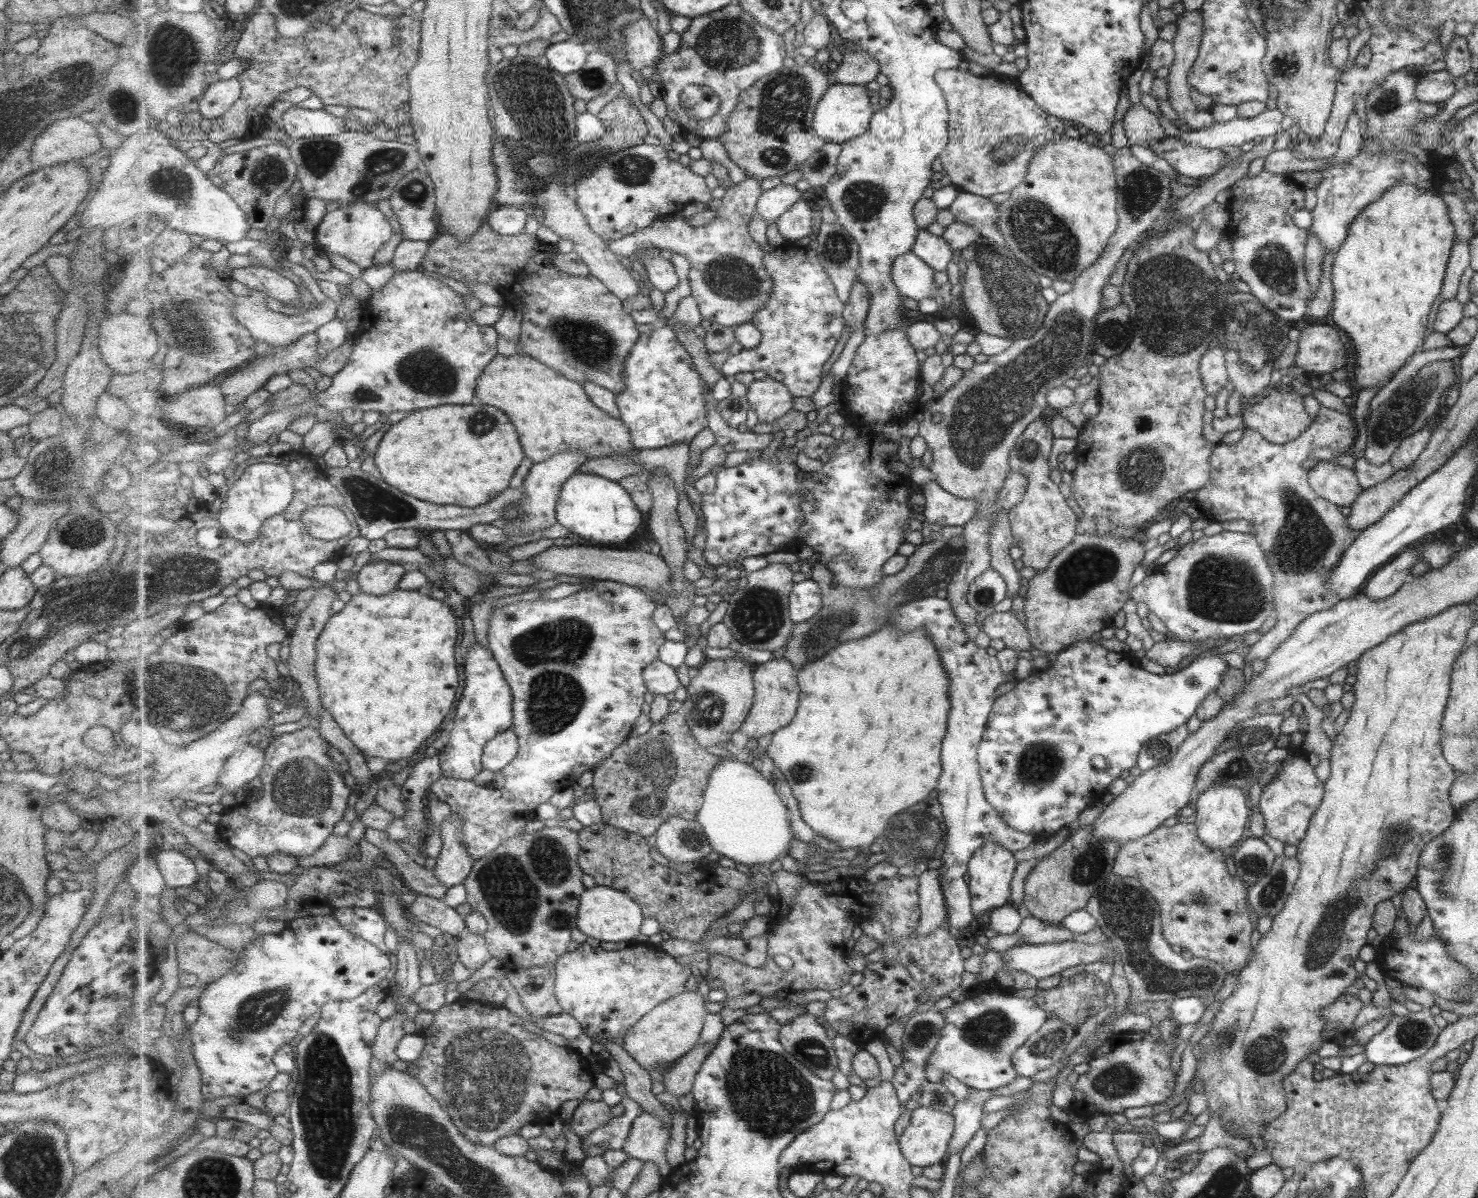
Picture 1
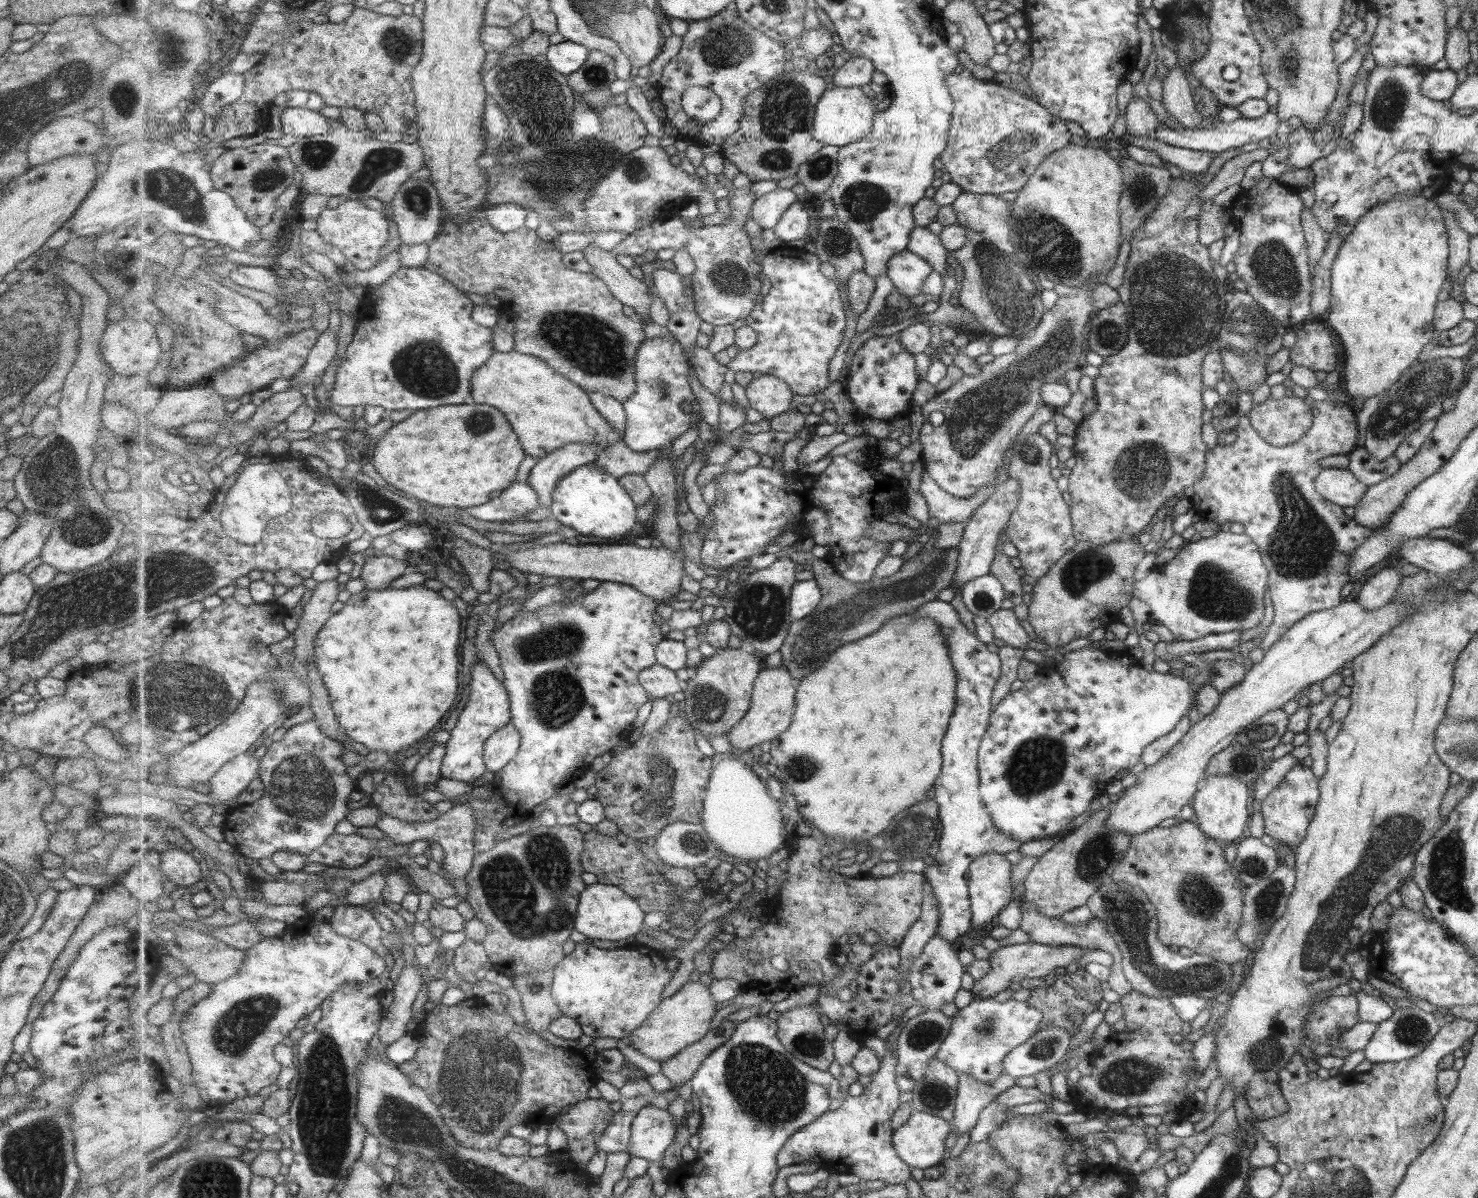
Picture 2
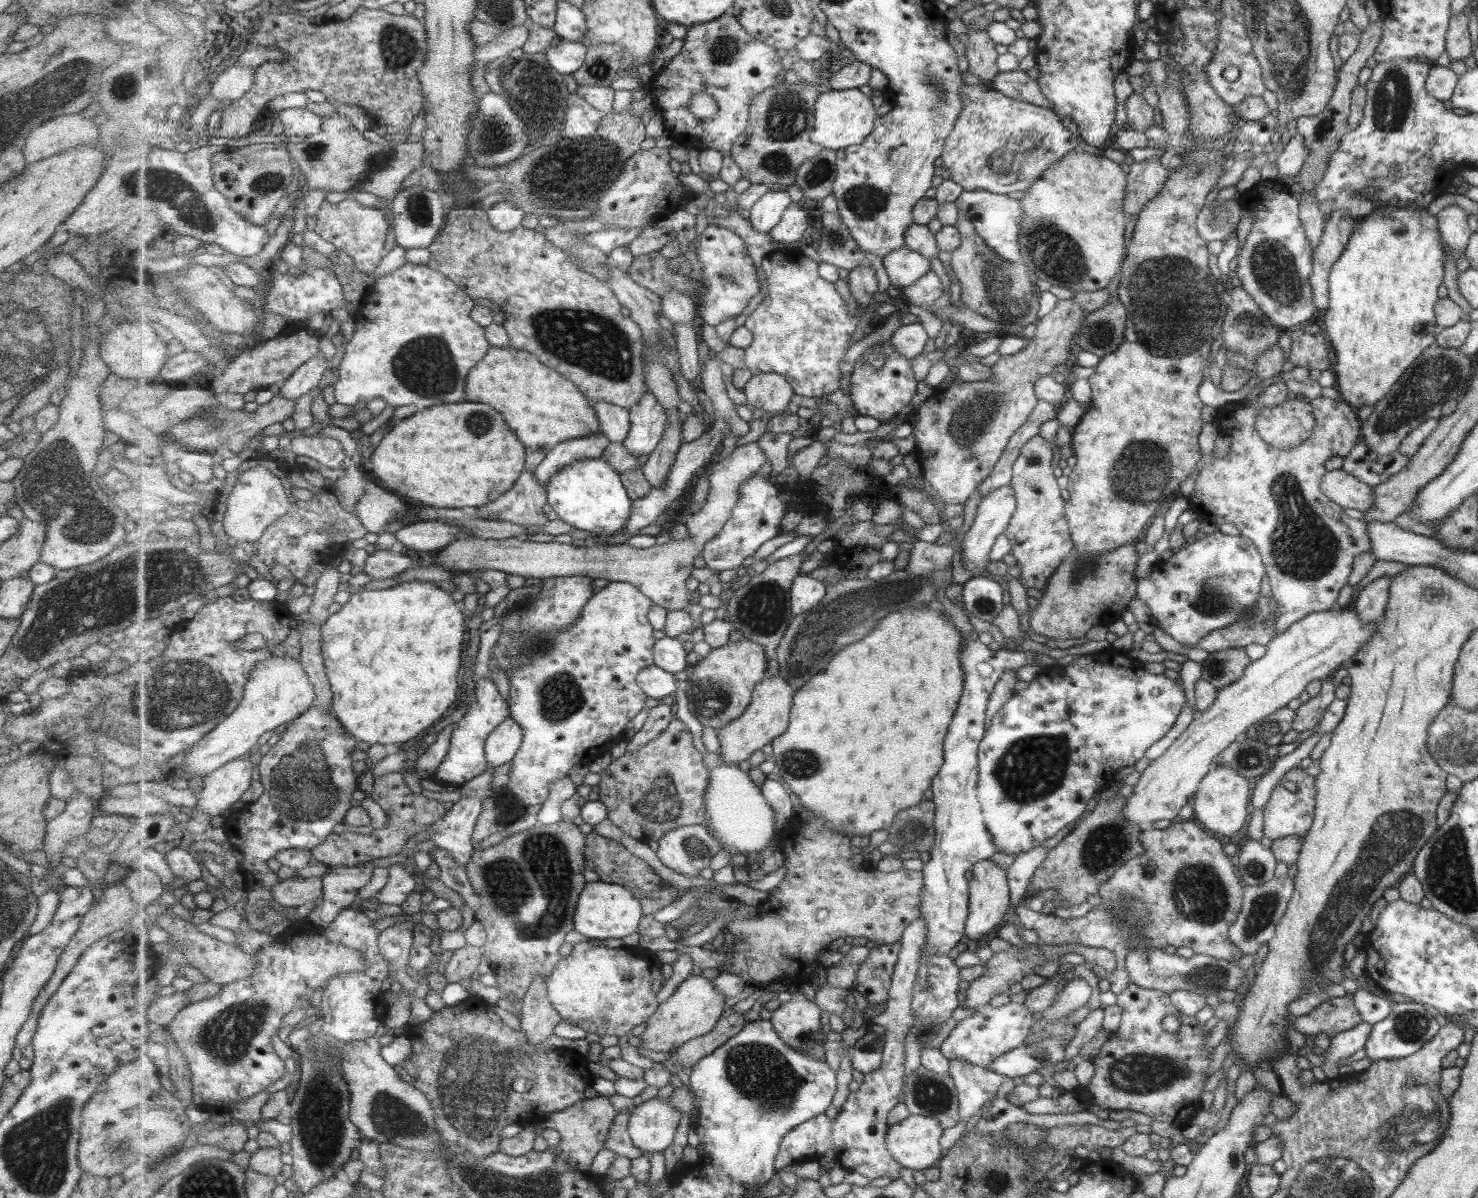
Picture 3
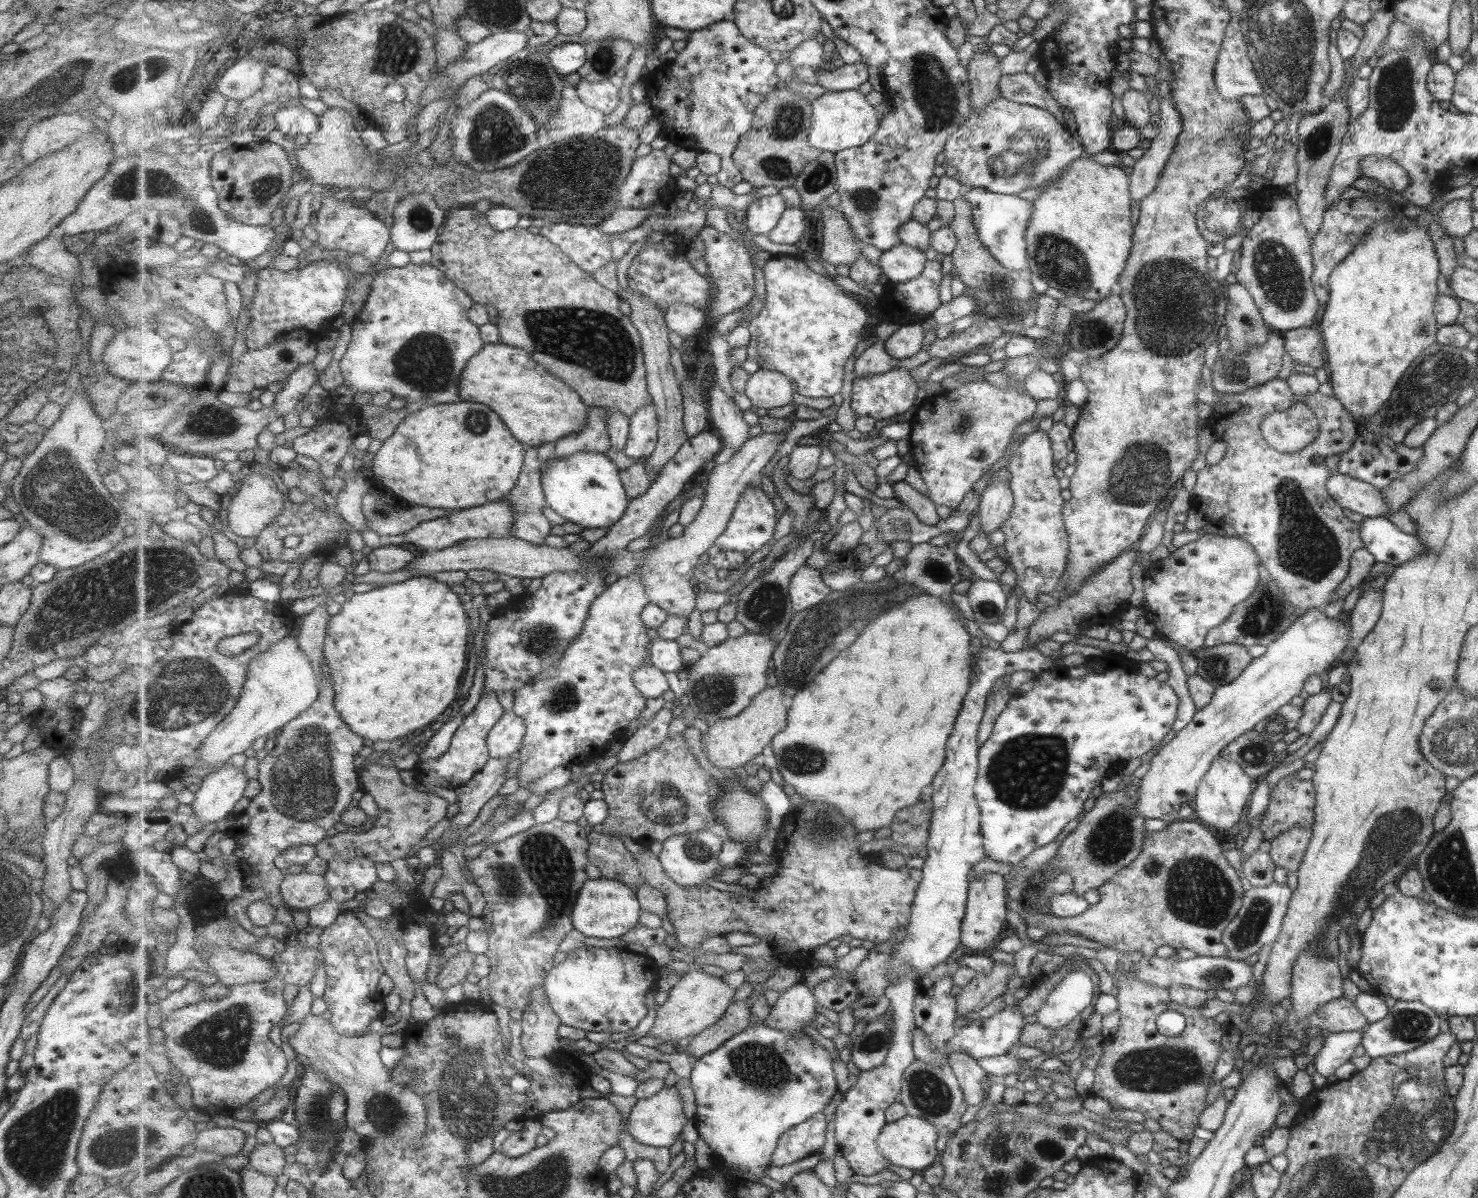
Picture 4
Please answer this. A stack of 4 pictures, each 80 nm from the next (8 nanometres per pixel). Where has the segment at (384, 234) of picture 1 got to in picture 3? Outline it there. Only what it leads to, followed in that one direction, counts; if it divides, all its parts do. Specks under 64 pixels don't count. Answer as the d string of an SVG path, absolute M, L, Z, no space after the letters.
M351 195L338 203L325 202L317 214L316 224L314 231L319 236L353 258L355 264L352 268L356 274L373 273L387 253L385 242L389 226L385 212L376 207L361 205Z

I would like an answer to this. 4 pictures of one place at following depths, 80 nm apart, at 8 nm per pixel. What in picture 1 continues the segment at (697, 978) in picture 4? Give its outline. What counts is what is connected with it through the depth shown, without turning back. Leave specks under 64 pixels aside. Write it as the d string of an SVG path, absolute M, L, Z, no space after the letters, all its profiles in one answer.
M695 989L663 1002L625 1035L623 1047L648 1071L655 1068L665 1074L680 1058L699 1045L705 1016L709 1014L705 1001L703 994Z

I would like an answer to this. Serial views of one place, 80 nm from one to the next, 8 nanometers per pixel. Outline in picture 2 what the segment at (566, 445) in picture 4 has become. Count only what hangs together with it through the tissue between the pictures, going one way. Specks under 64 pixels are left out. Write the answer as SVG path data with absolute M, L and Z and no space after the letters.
M571 443L542 458L530 472L527 481L541 500L539 508L551 510L553 492L559 482L573 470L595 463L599 459L600 448L602 446L595 443Z

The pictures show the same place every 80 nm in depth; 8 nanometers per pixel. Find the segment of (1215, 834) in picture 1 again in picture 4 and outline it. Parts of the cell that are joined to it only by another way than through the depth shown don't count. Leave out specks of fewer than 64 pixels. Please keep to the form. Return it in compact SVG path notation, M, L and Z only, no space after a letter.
M1217 756L1209 765L1208 772L1204 774L1203 780L1200 781L1191 808L1201 822L1210 824L1217 830L1229 832L1229 828L1239 820L1243 806L1245 806L1247 798L1250 798L1249 794L1251 794L1249 774L1246 774L1239 763Z

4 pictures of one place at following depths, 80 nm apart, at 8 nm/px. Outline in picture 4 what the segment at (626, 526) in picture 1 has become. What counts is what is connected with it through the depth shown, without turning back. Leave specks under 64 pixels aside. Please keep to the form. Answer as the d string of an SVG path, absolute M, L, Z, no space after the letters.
M581 451L544 464L549 465L542 474L548 506L568 522L586 529L610 529L627 512L631 499L622 482L620 469L607 453Z

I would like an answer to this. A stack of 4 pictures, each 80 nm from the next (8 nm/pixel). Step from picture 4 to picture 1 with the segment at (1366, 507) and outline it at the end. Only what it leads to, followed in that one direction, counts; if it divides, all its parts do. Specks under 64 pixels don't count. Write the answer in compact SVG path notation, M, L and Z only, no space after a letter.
M1332 462L1315 465L1308 472L1308 482L1316 495L1337 507L1351 507L1363 490L1353 470Z

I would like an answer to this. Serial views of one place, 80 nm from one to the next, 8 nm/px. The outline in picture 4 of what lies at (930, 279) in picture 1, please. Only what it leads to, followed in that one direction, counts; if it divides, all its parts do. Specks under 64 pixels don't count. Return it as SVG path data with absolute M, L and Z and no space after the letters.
M903 243L883 252L878 260L889 283L899 284L900 287L904 282L920 277L927 262L925 253L920 248Z

